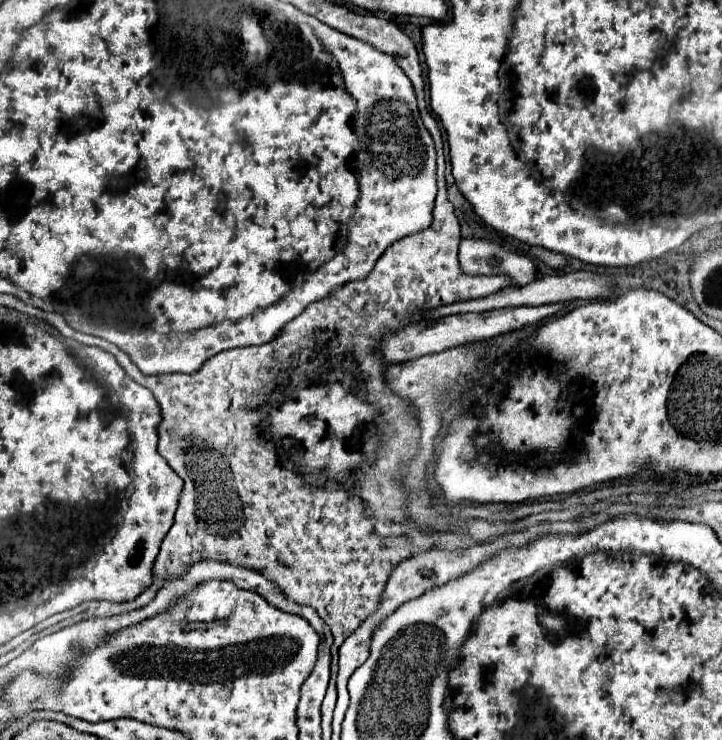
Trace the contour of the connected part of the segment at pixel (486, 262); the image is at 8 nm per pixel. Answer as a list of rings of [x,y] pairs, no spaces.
[[[462,238],[458,259],[466,274],[506,274],[518,286],[536,278],[536,264],[528,256],[514,254],[492,240]]]

